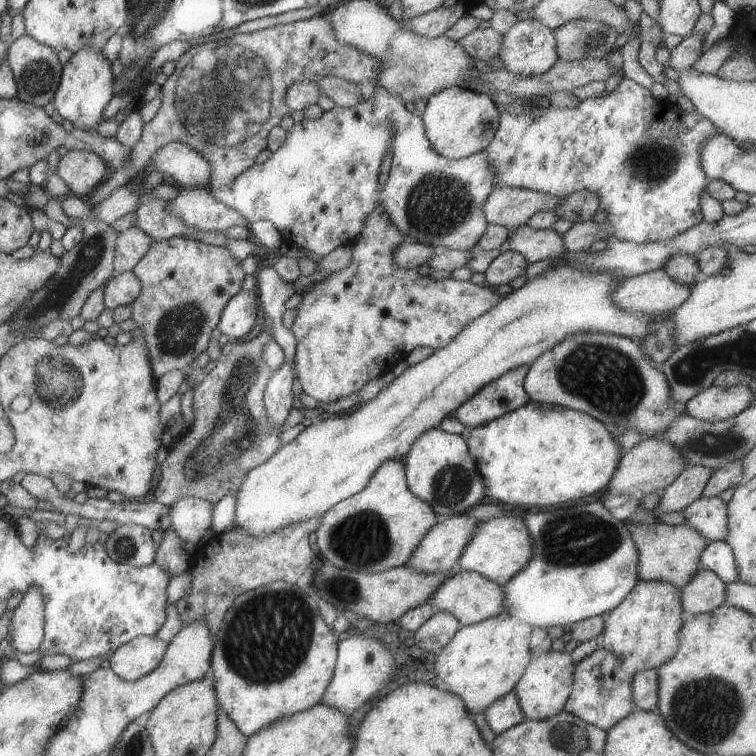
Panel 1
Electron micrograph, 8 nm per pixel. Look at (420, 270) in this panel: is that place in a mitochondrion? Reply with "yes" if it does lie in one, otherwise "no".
no

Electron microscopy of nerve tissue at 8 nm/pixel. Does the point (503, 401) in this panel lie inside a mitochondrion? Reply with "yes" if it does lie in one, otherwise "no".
no

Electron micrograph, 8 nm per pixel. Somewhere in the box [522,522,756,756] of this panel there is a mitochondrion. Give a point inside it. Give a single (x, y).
(723, 709)

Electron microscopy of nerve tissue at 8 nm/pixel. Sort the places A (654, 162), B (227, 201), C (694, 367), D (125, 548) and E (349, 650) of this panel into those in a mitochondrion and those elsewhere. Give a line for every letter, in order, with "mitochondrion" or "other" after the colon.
A: mitochondrion
B: other
C: mitochondrion
D: mitochondrion
E: other

